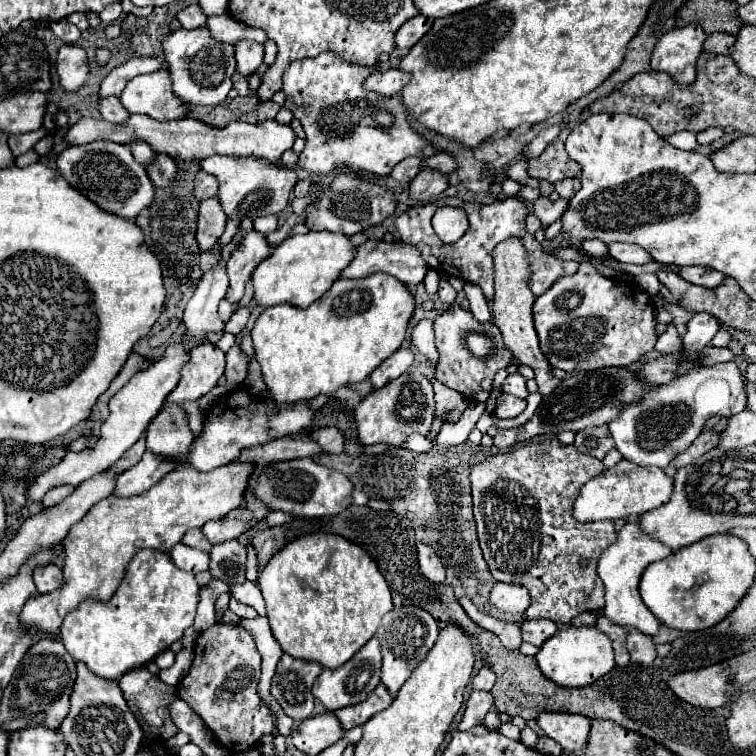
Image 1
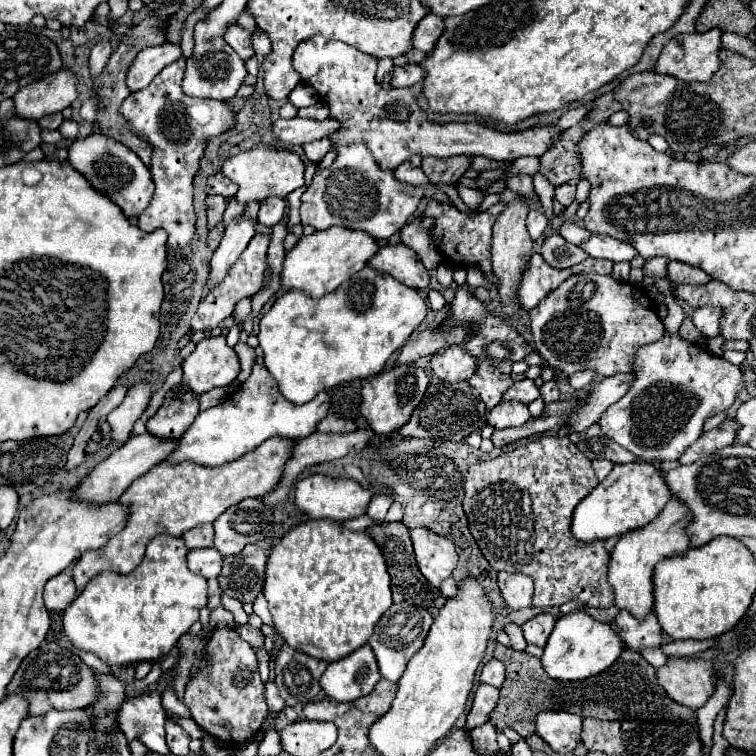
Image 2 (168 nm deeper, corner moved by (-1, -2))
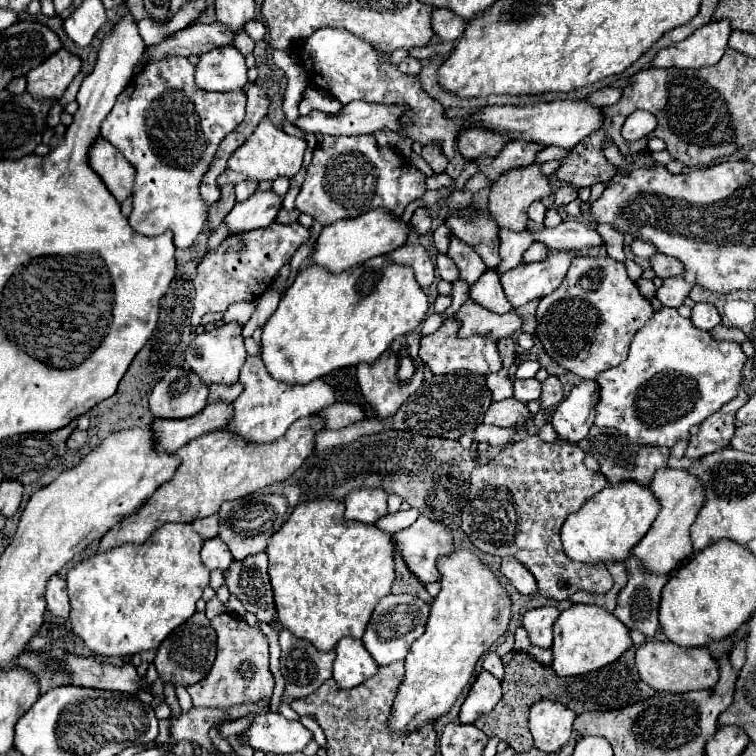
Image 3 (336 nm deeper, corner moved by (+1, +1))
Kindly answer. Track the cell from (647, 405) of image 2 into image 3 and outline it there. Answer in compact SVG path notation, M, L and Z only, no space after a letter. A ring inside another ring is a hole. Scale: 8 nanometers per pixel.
M675 308L659 310L653 314L649 324L635 334L627 360L597 376L601 392L599 402L595 406L595 424L599 428L615 428L641 446L673 448L679 440L691 438L691 426L701 424L723 404L737 398L745 364L747 356L743 354L737 342L713 340L707 330L695 328L693 322L681 318Z

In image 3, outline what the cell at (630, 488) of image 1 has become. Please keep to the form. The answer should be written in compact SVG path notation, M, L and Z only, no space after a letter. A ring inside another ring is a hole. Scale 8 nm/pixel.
M625 480L621 484L607 484L601 492L591 496L577 512L573 512L561 530L563 550L577 562L607 562L625 560L629 550L647 534L647 528L659 514L661 504L651 488Z

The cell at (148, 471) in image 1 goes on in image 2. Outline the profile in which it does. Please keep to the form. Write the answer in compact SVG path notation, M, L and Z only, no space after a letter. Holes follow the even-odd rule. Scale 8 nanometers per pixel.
M253 365L249 379L241 383L241 387L231 397L227 397L217 407L201 411L197 415L193 425L181 437L179 447L175 449L175 453L167 457L167 461L171 463L195 461L199 465L217 467L235 461L245 453L255 451L263 441L271 437L289 437L289 439L309 437L311 433L315 433L317 423L327 415L327 411L329 411L329 397L325 391L321 391L309 403L295 405L281 395L275 379L265 367Z

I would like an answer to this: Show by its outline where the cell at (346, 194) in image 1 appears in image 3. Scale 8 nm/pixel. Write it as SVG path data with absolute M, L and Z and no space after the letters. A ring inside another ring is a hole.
M325 136L313 150L295 206L299 212L313 216L321 226L341 218L357 218L377 208L385 208L393 212L393 218L399 218L425 190L425 176L393 148L377 146L373 136Z

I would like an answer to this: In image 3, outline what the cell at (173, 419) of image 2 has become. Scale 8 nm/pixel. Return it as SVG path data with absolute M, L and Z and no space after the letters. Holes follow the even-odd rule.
M187 366L171 368L149 396L151 414L173 420L195 416L207 406L207 394L207 386Z

